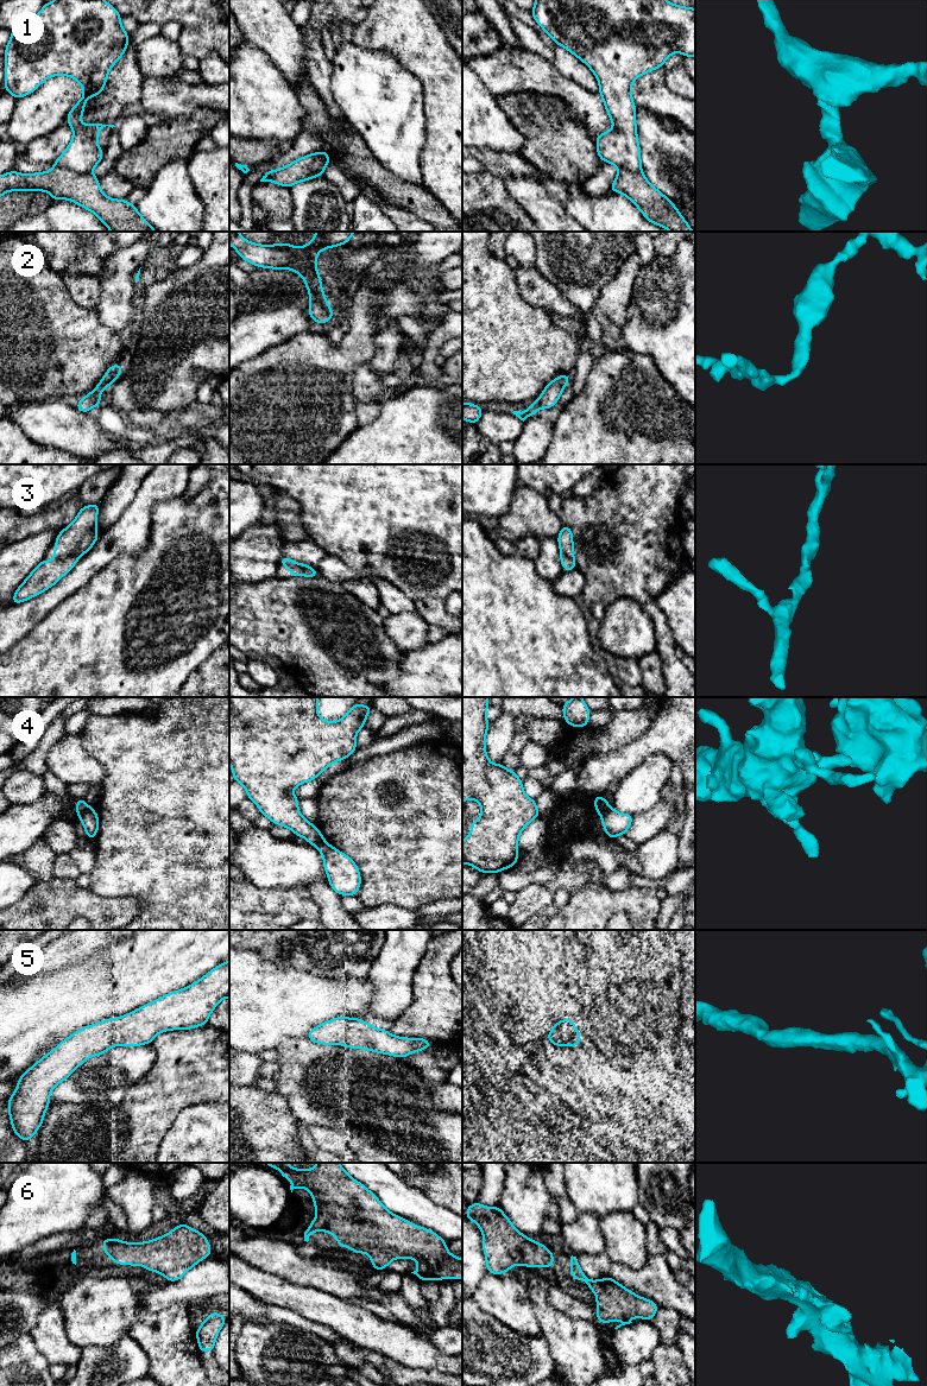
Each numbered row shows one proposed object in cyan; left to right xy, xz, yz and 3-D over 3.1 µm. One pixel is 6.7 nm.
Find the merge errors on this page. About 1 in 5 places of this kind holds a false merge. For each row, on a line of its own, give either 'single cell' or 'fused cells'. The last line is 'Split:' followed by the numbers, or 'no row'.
1: fused cells
2: single cell
3: single cell
4: fused cells
5: single cell
6: single cell
Split: 1, 4

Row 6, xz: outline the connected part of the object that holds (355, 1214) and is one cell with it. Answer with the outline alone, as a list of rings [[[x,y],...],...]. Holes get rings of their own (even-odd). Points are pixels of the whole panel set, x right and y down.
[[[265,1163],[270,1167],[279,1169],[284,1178],[291,1179],[290,1190],[296,1188],[307,1189],[314,1197],[316,1216],[304,1232],[304,1241],[315,1232],[329,1232],[338,1239],[339,1247],[349,1247],[354,1253],[367,1253],[371,1255],[371,1264],[376,1271],[384,1270],[393,1259],[410,1258],[418,1261],[418,1268],[411,1273],[416,1274],[420,1281],[427,1279],[462,1279],[462,1259],[450,1254],[446,1241],[433,1230],[418,1227],[396,1214],[390,1213],[365,1185],[352,1178],[339,1163],[317,1163],[310,1170],[294,1169],[288,1163]]]

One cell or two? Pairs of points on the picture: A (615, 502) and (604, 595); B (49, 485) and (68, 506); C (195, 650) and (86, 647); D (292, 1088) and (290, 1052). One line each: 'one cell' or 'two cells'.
A: one cell
B: two cells
C: one cell
D: one cell

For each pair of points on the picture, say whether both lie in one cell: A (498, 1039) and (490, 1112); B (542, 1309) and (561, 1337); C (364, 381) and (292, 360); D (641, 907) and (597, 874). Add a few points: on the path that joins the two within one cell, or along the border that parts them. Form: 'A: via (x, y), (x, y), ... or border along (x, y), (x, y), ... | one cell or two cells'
A: via (496, 1057), (496, 1086), (492, 1089), (492, 1094) | one cell
B: via (547, 1316), (559, 1330) | one cell
C: border along (367, 364), (353, 373), (358, 400) | two cells
D: border along (604, 885), (584, 885), (575, 892) | two cells

